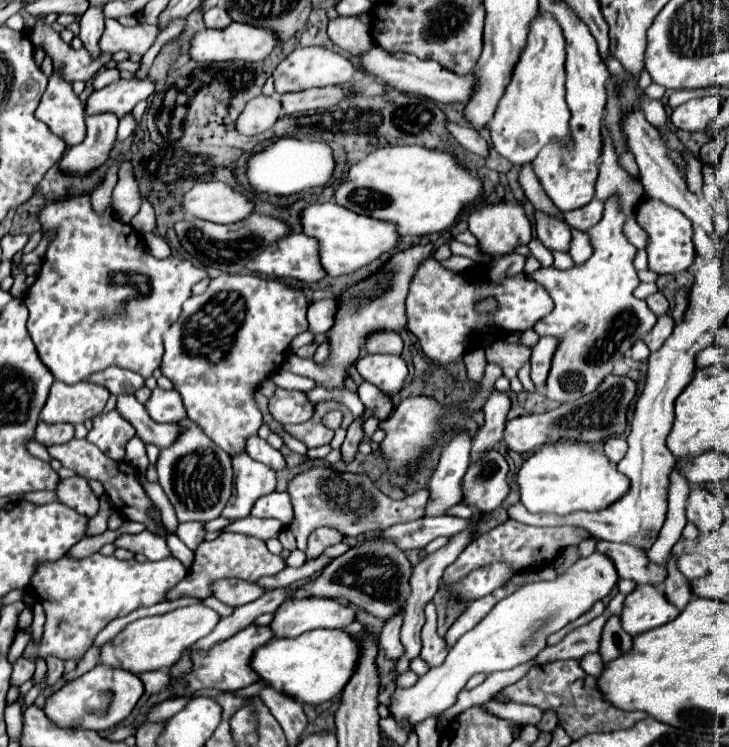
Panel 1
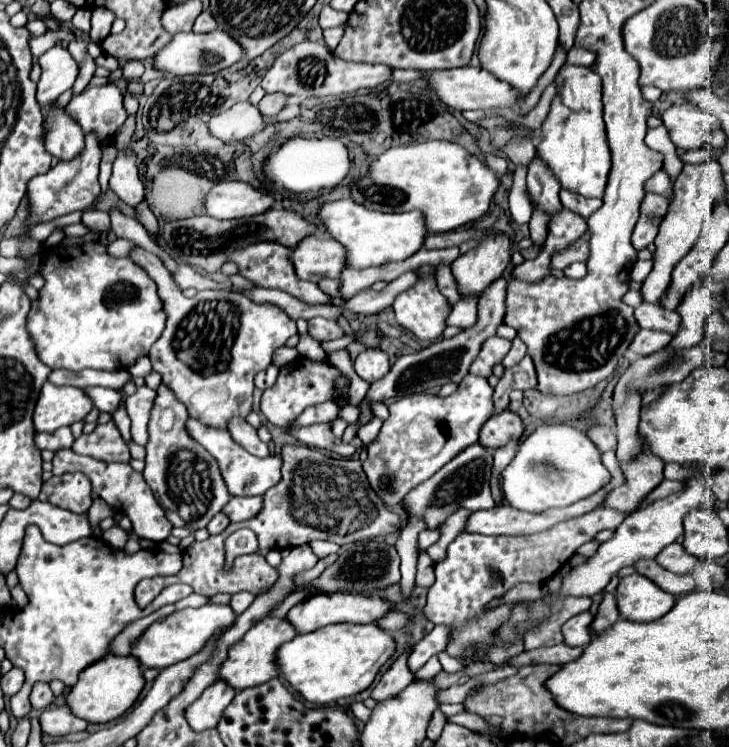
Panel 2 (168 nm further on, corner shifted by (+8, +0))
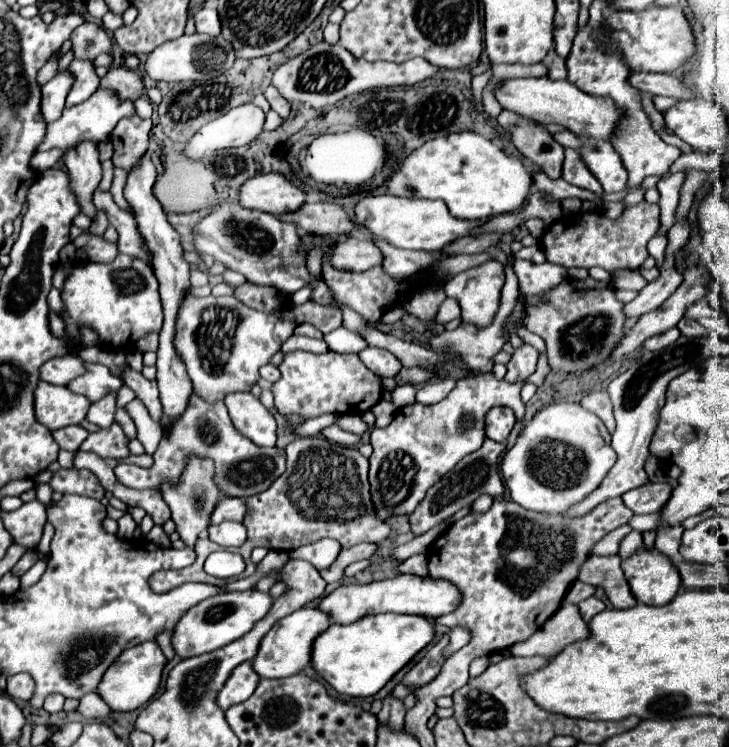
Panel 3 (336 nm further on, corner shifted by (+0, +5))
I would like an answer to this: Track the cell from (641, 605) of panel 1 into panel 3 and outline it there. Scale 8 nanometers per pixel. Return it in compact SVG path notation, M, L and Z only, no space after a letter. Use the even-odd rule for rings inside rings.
M640 548L638 552L634 552L630 558L622 560L622 570L626 574L626 580L636 596L636 600L650 604L650 606L664 606L668 604L678 588L680 588L680 574L676 572L676 566L672 560L668 560L668 556L660 556L654 548Z

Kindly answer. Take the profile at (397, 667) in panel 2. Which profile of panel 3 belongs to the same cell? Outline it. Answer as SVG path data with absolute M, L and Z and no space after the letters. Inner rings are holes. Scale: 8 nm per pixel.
M386 696L382 700L382 704L384 706L382 706L380 714L378 714L378 724L384 724L384 726L388 726L392 730L402 730L402 726L404 726L404 714L406 714L404 704L400 700L392 698L392 696Z

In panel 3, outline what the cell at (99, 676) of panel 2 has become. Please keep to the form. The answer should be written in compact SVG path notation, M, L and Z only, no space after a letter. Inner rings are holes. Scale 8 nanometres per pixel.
M144 642L140 646L128 648L128 650L122 652L122 656L102 676L102 682L98 686L98 694L106 700L106 704L114 712L136 710L156 694L166 662L168 660L166 660L166 656L162 654L162 650L156 642Z

